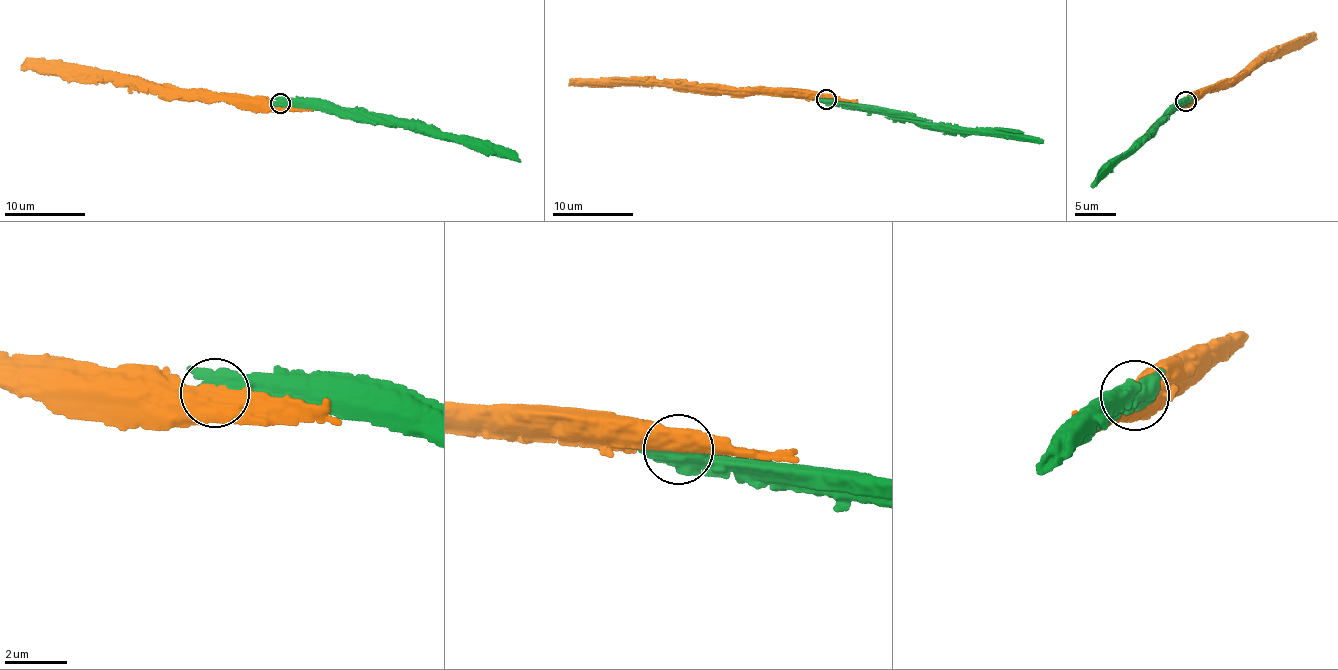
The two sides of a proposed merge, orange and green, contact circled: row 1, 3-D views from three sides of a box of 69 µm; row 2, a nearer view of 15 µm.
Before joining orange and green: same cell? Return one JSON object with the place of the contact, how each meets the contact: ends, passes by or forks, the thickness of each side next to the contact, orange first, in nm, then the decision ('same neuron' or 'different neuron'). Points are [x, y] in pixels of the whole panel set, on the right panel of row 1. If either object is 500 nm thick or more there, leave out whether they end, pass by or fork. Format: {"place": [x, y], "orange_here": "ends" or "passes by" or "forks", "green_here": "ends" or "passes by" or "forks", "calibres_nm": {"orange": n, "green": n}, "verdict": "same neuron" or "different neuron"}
{"place": [1185, 101], "calibres_nm": {"orange": 600, "green": 440}, "verdict": "same neuron"}

